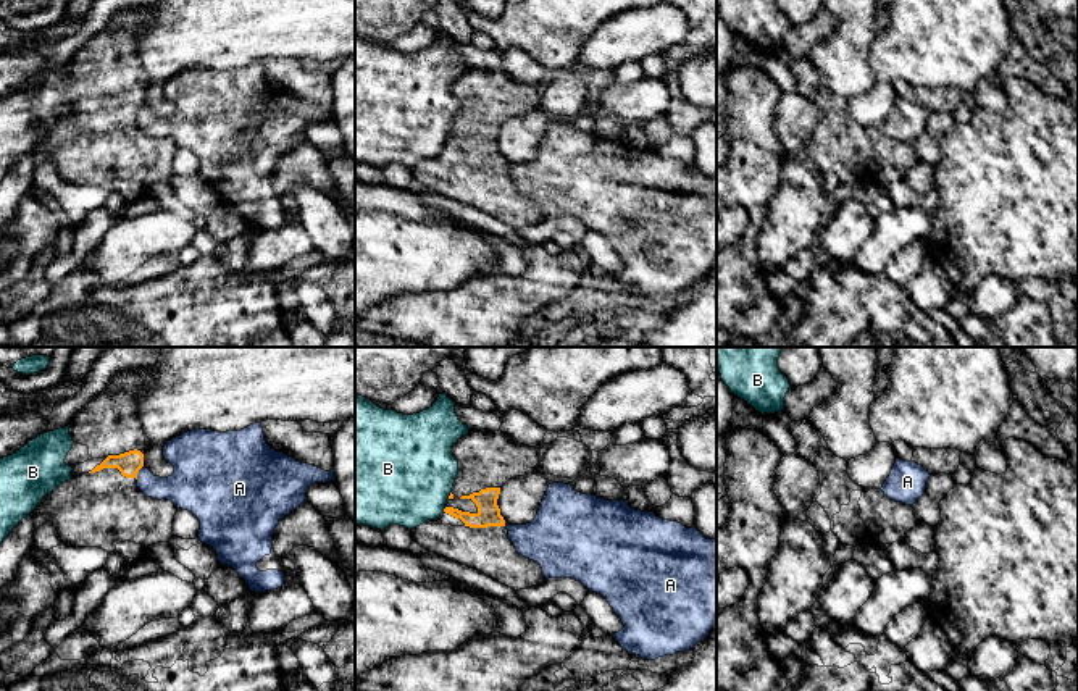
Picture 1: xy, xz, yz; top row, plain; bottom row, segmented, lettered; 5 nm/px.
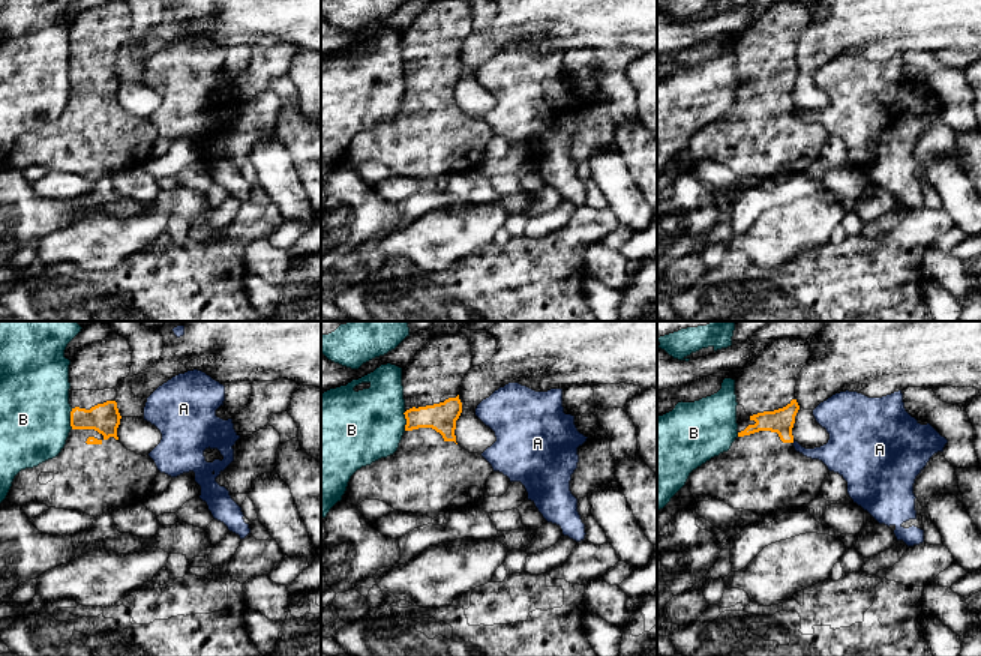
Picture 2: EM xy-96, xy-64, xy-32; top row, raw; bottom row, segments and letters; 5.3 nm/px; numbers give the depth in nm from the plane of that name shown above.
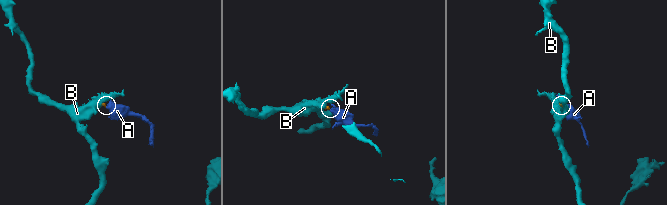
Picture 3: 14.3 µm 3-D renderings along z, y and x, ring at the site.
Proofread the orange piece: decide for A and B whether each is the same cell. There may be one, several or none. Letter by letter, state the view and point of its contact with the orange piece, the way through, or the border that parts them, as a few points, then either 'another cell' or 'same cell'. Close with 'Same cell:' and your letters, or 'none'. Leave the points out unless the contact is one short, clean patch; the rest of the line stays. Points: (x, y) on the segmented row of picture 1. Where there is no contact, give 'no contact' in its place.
A: contact xy (137, 472); border xy (142, 465), (136, 478); another cell
B: contact xz (444, 509); border xz (446, 507), (442, 510); another cell
Same cell: none

